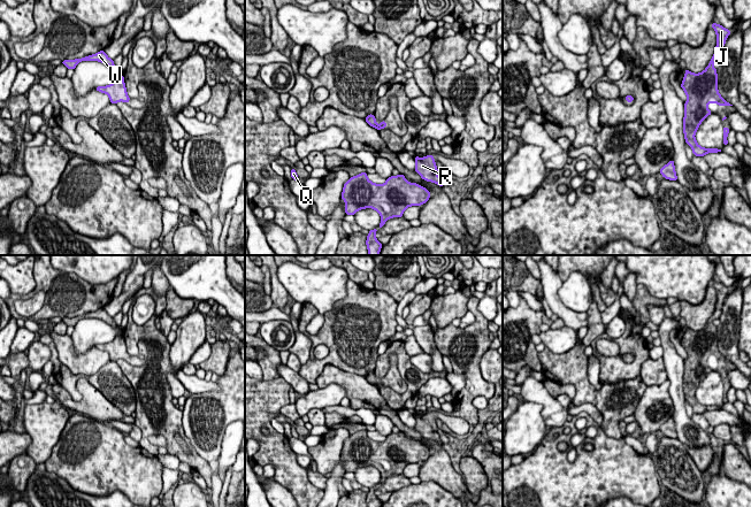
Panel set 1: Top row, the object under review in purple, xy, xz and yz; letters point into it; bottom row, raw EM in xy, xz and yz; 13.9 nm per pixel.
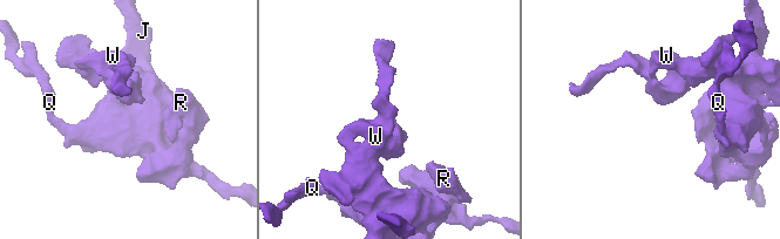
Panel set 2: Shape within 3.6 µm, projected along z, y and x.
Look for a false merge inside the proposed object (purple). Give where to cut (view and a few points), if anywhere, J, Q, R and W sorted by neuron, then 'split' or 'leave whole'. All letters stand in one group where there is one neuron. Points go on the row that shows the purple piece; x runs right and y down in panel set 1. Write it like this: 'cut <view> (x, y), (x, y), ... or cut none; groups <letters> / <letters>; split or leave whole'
cut none; groups J Q R W; leave whole

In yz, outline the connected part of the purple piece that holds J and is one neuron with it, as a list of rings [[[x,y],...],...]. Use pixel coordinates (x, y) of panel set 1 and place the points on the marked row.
[[[712,23],[712,28],[716,33],[715,52],[706,69],[699,74],[693,74],[685,69],[681,87],[687,94],[687,101],[684,102],[684,117],[683,117],[683,133],[685,144],[692,148],[692,153],[696,156],[704,156],[707,153],[718,153],[721,149],[718,148],[704,148],[696,141],[695,135],[700,123],[711,115],[711,110],[707,106],[714,102],[719,106],[733,106],[727,102],[718,91],[718,74],[713,63],[720,61],[722,49],[726,44],[730,30],[727,30],[720,24]]]

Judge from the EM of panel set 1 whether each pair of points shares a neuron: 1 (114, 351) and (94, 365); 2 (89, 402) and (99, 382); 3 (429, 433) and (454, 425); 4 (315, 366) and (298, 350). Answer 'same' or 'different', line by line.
1: different
2: different
3: same
4: different

